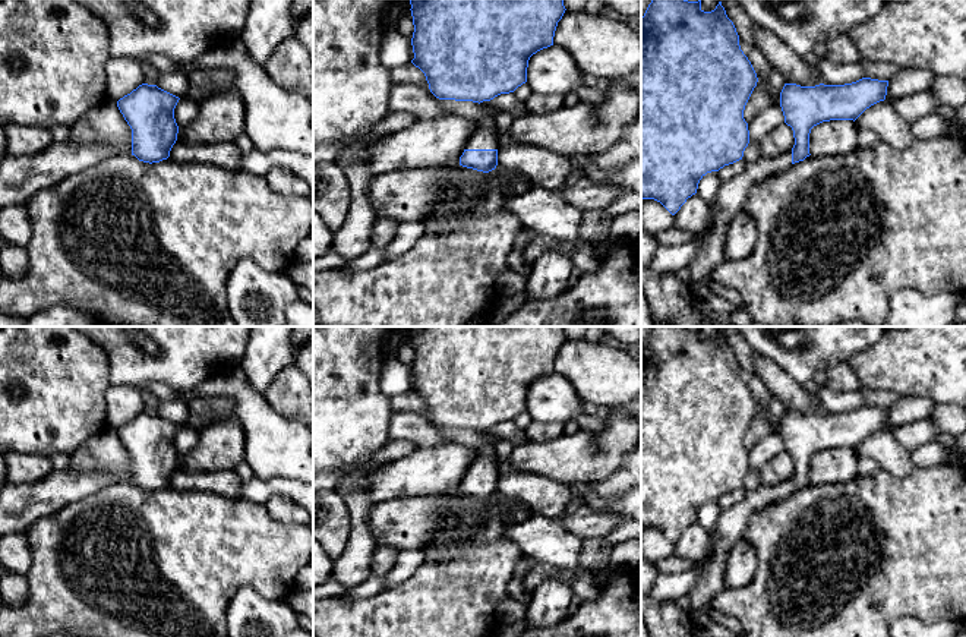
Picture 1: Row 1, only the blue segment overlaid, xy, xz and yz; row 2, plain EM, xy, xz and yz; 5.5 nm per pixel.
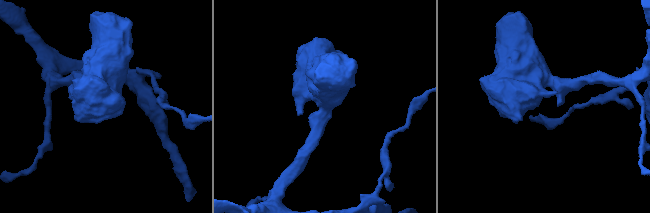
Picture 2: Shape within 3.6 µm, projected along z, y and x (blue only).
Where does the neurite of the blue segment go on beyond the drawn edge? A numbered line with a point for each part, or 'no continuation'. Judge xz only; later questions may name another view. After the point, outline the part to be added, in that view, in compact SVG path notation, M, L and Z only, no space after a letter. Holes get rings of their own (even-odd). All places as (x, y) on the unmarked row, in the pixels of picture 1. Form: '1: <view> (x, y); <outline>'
1: xz (485, 464); M492 445L474 450L476 457L464 477L498 477L498 458Z

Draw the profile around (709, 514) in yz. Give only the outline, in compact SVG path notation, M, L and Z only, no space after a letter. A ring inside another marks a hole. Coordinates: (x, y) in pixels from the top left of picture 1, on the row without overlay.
M717 499L707 501L698 511L697 523L710 532L716 526L720 513L722 510Z

